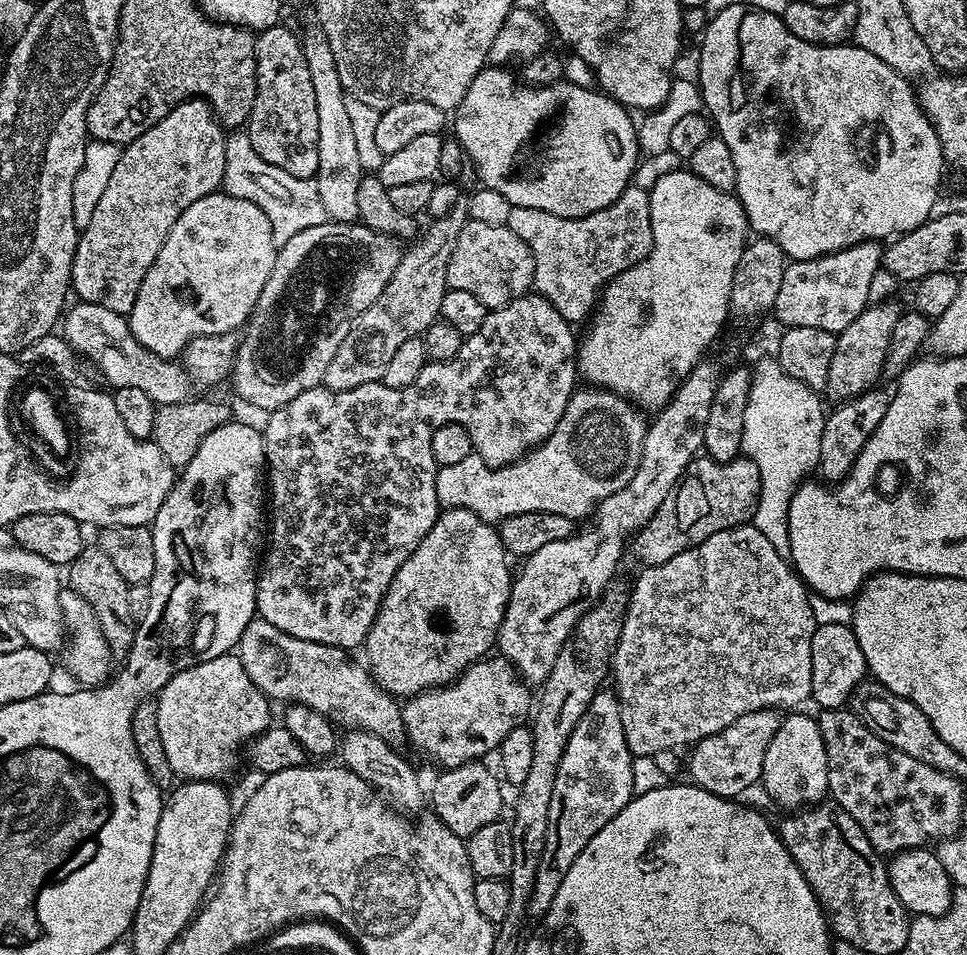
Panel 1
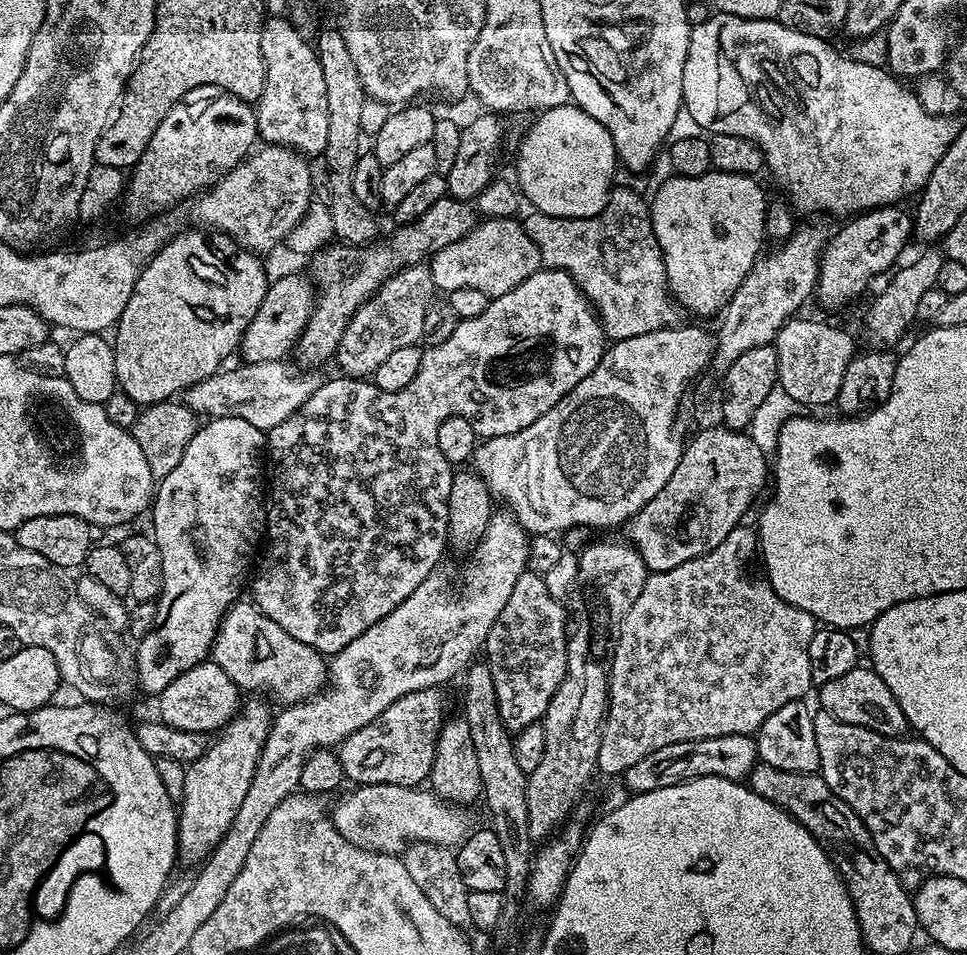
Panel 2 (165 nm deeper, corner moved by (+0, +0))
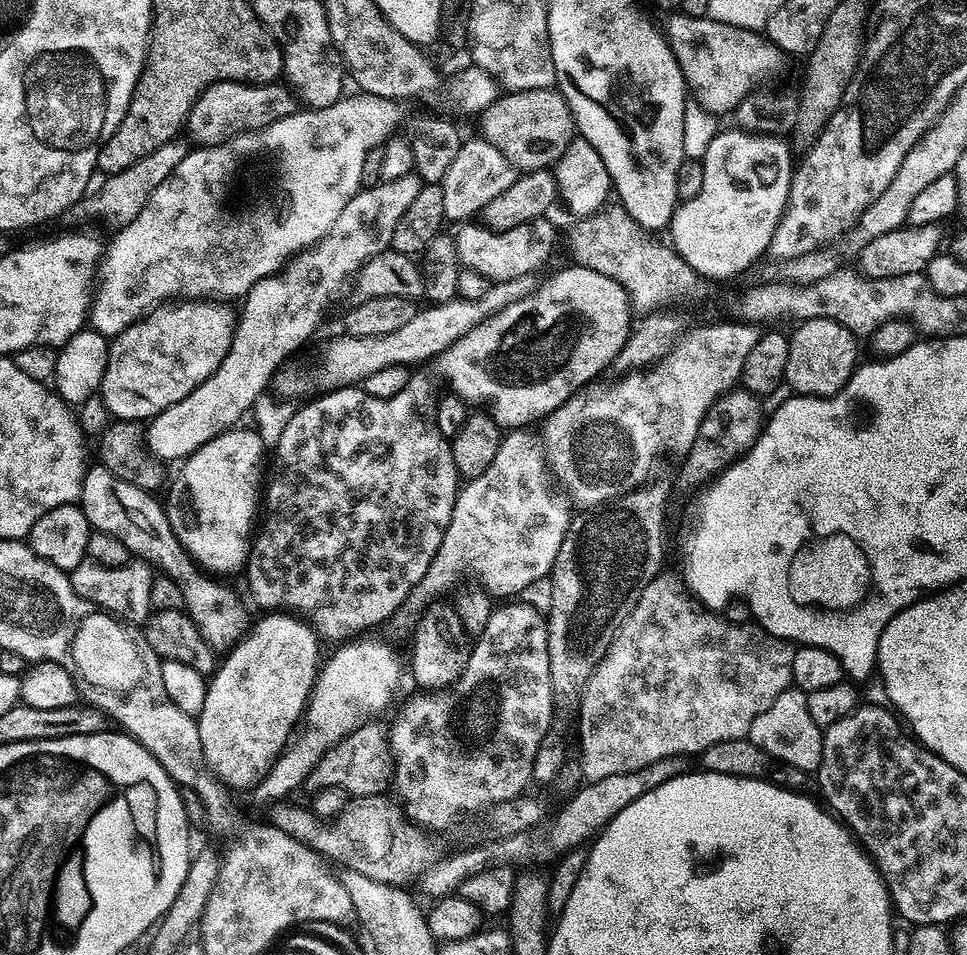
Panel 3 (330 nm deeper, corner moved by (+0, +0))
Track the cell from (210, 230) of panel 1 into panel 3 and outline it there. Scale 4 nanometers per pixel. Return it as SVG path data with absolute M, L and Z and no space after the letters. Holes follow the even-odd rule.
M184 298L179 302L165 302L140 317L135 324L114 337L108 345L108 361L101 379L98 395L106 402L110 414L117 420L151 421L174 402L182 402L226 358L236 332L237 313L231 303L217 302L212 298Z

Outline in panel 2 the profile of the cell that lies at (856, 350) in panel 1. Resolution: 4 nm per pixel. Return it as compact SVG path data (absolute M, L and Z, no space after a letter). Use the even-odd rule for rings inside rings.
M943 251L924 252L917 260L910 261L905 268L897 267L887 277L888 285L873 298L872 305L868 308L868 317L864 320L864 336L868 339L869 349L892 350L897 347L895 344L903 338L904 331L916 320L918 302L922 294L936 287L938 273L942 271L945 259Z

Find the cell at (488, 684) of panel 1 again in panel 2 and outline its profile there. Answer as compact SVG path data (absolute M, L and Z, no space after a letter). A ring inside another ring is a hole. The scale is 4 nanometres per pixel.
M427 688L402 694L402 698L386 706L374 722L346 737L338 748L345 777L356 786L393 784L414 788L423 785L432 775L436 743L444 729L446 713L442 693L440 688Z

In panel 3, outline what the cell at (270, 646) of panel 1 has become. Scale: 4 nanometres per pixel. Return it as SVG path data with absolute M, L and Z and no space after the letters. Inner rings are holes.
M96 464L89 467L87 474L84 476L83 488L80 491L78 502L83 513L86 514L88 524L95 531L113 535L114 538L117 538L118 541L126 546L129 555L143 563L149 564L163 575L171 578L172 582L177 583L182 593L184 610L194 624L198 626L203 640L210 645L214 652L218 654L227 653L240 642L245 632L249 629L250 619L248 620L248 612L232 589L217 584L214 581L217 579L206 575L189 555L188 551L181 546L173 532L173 527L170 526L167 509L156 498L153 493L145 491L144 488L136 487L133 483L128 483L124 479L118 479L104 465Z

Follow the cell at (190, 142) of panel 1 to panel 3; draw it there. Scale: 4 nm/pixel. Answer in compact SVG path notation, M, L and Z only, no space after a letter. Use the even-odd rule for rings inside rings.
M223 80L217 84L210 85L196 100L191 114L186 121L186 132L192 135L192 144L196 146L207 146L209 144L221 144L244 132L256 132L259 128L270 126L270 122L278 122L278 118L286 118L297 111L298 101L291 91L283 83L273 82L271 84L239 84L236 80Z

